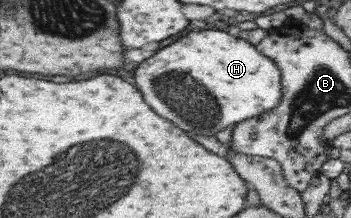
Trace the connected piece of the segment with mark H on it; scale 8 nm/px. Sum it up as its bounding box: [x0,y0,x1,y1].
[133,30,282,136]

